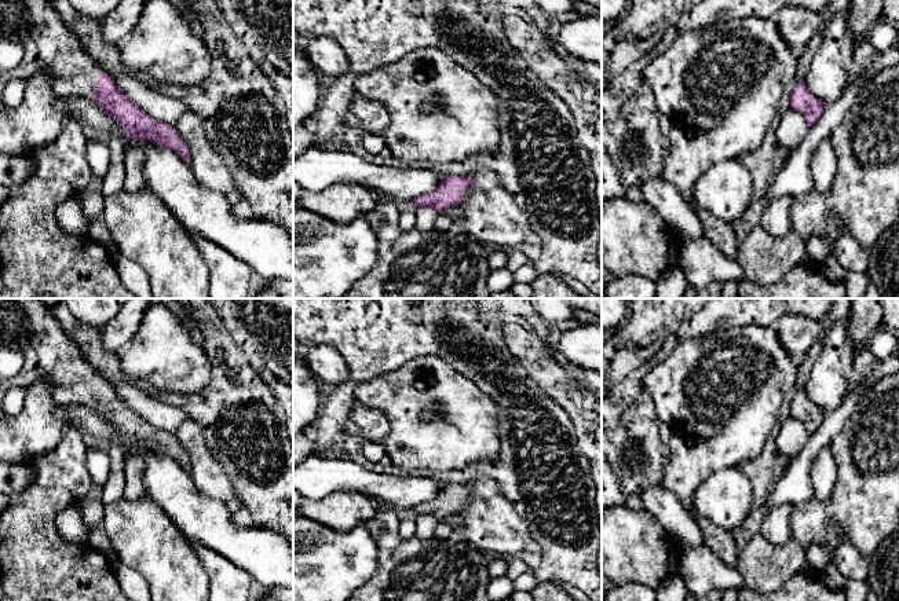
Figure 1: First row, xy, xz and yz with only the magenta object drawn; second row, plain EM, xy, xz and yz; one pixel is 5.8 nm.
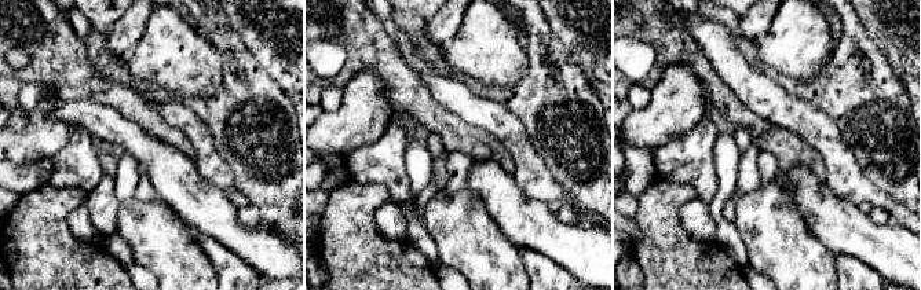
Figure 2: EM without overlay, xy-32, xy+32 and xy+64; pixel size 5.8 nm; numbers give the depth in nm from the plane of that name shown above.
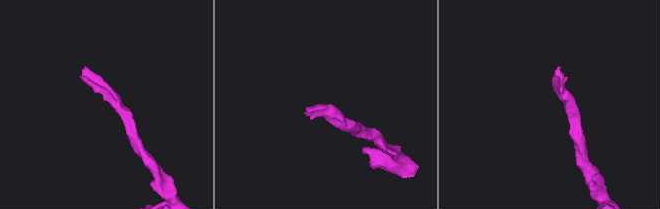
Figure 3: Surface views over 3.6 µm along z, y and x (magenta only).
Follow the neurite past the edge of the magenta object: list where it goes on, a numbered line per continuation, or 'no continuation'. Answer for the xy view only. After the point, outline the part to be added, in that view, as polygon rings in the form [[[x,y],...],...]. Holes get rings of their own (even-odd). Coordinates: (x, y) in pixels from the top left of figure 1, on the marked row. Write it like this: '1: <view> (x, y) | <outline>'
1: xy (53, 48) | [[[0,0],[0,37],[15,40],[25,48],[23,58],[15,69],[3,70],[0,67],[0,100],[11,80],[28,80],[40,73],[51,77],[56,96],[78,96],[92,100],[94,83],[99,78],[102,70],[81,50],[74,32],[63,22],[52,1]]]

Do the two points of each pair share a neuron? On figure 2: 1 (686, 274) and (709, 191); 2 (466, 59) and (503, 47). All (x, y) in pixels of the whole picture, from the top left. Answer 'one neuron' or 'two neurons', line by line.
1: two neurons
2: one neuron

